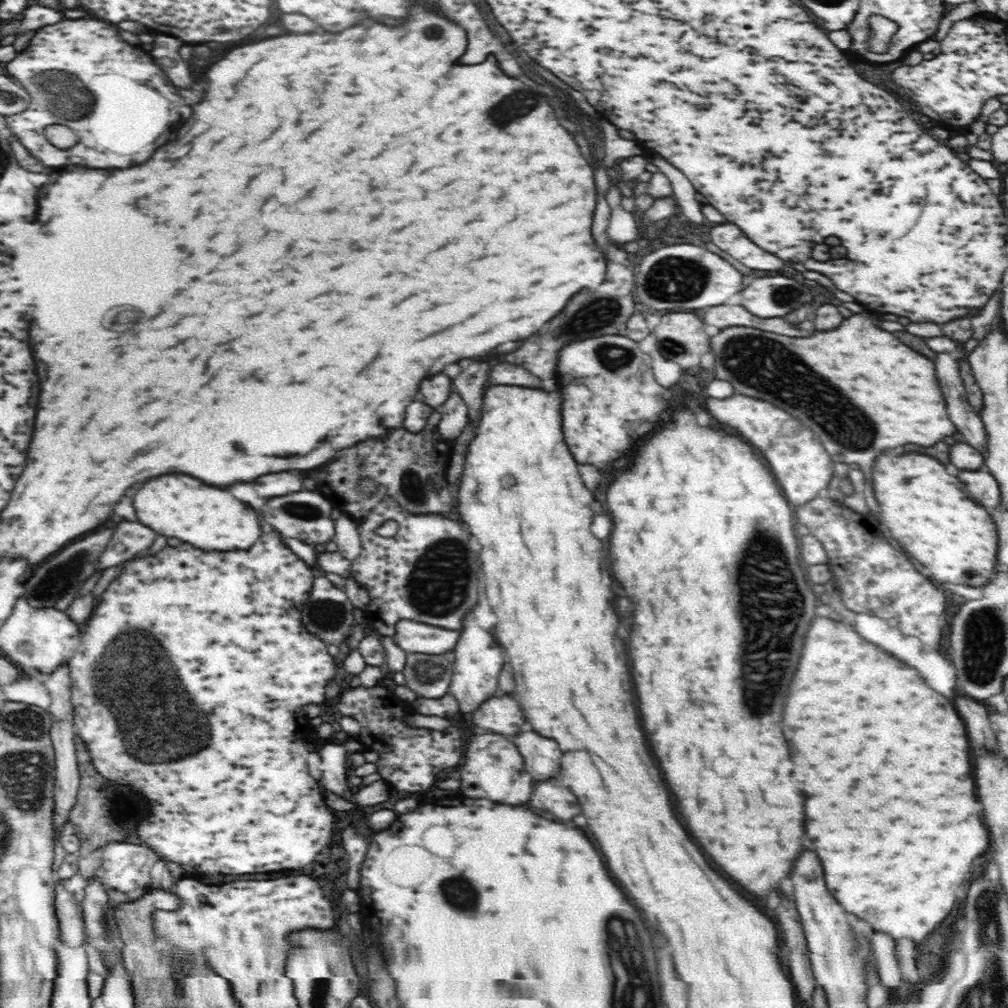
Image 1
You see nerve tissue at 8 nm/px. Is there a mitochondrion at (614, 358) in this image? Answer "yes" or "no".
yes

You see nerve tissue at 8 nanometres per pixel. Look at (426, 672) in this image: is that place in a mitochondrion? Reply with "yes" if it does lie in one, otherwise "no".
yes

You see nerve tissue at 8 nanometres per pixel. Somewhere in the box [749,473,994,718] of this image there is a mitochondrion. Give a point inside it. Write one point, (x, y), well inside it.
(838, 637)

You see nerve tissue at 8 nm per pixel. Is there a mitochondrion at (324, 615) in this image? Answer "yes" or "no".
yes

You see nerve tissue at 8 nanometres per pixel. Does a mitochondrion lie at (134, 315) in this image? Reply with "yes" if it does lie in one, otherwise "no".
yes

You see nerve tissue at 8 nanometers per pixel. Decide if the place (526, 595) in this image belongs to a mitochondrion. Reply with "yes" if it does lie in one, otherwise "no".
no

